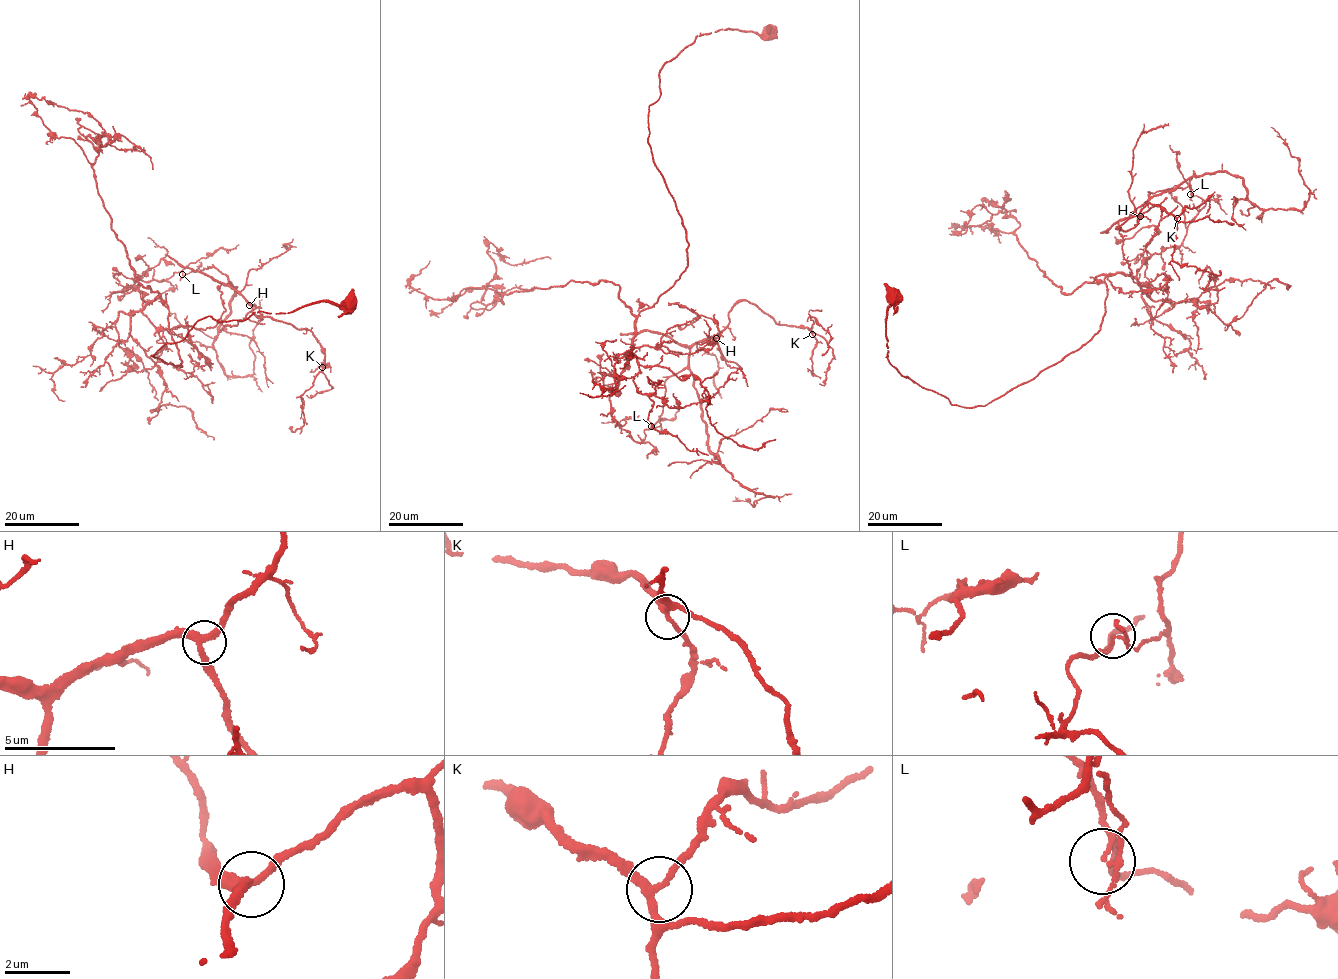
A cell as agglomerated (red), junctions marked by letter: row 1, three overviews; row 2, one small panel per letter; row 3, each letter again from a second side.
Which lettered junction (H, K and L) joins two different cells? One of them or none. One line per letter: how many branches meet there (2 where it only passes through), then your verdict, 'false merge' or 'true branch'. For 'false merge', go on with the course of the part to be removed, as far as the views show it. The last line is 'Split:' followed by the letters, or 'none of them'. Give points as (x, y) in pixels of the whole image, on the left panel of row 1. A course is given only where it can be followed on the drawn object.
H: 3 branches meet; true branch
K: 3 branches meet; true branch
L: 3 branches meet; false merge; foreign part runs (182, 274), (209, 266), (236, 287), (213, 346), (226, 374), (237, 377), (253, 373), (249, 346), (262, 295)
Split: L

